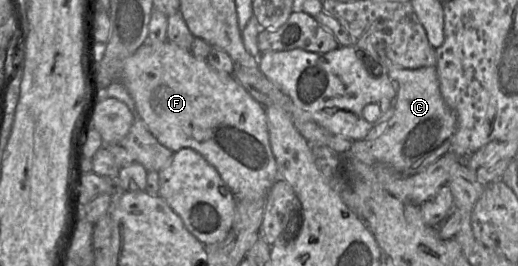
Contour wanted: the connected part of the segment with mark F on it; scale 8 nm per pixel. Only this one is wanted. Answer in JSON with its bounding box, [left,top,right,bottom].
[118,40,278,199]

